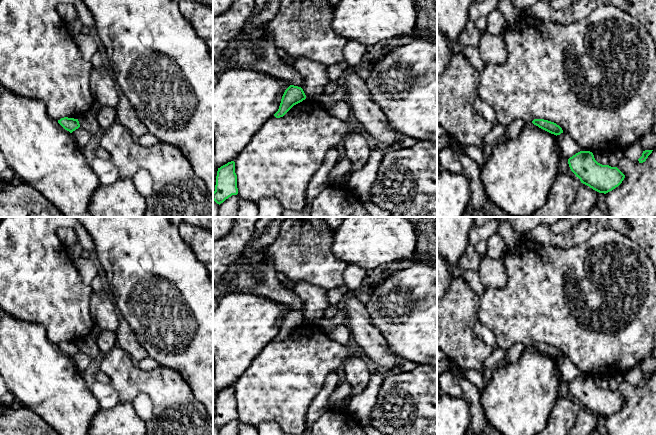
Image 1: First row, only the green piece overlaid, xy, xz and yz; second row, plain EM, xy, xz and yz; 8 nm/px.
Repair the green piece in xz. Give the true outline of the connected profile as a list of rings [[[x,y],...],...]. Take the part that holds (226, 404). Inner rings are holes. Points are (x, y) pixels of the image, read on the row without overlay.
[[[231,385],[218,392],[213,424],[220,429],[232,419],[237,418],[238,412],[235,386]]]

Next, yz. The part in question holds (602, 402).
[[[580,375],[568,383],[571,395],[581,407],[599,417],[608,417],[618,411],[625,399],[617,392],[598,387],[592,376]]]

